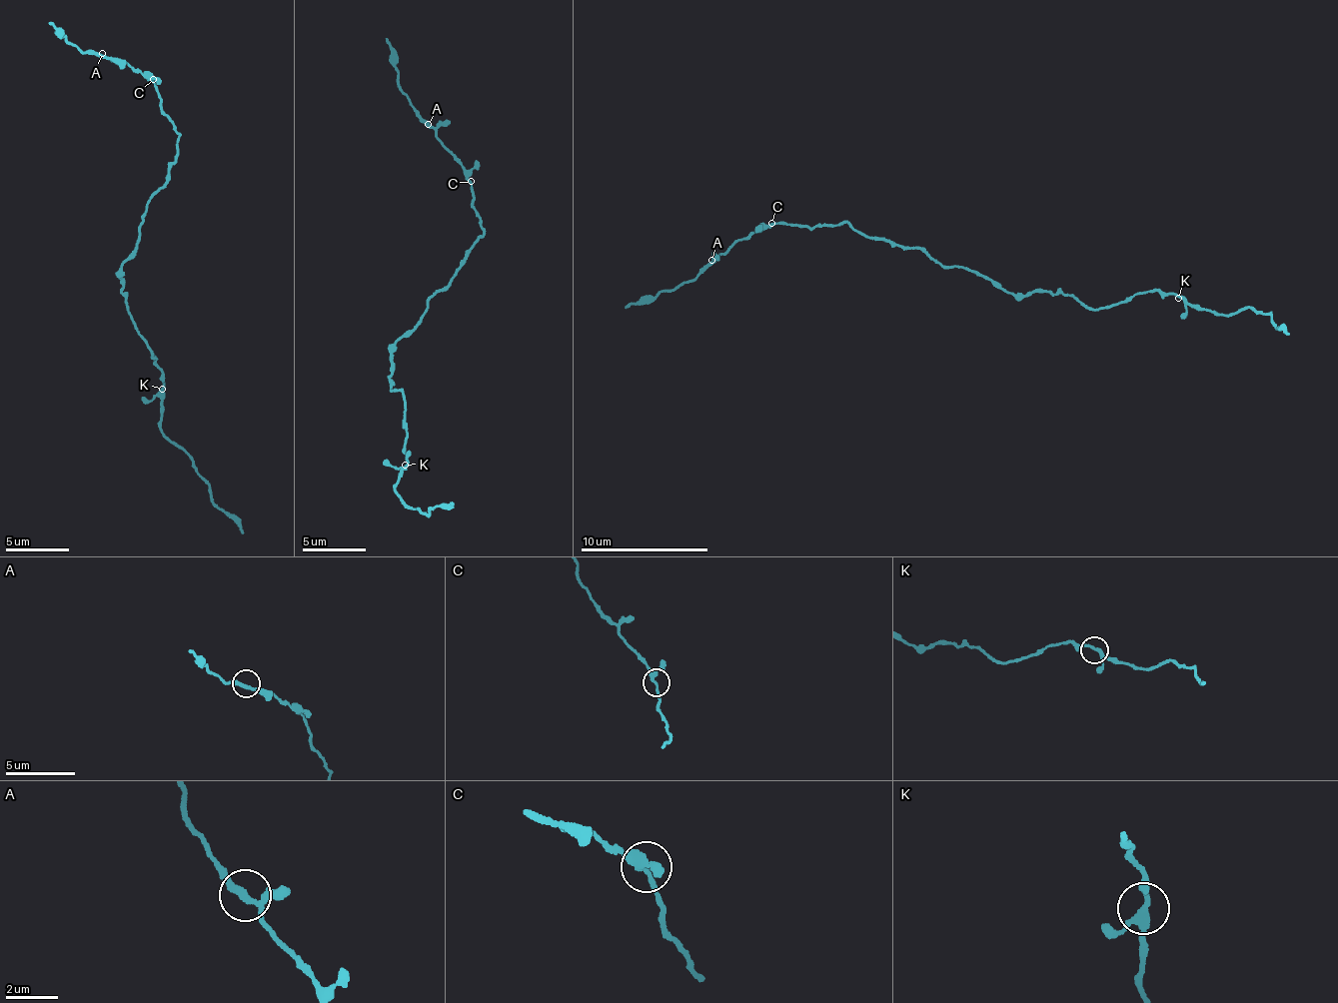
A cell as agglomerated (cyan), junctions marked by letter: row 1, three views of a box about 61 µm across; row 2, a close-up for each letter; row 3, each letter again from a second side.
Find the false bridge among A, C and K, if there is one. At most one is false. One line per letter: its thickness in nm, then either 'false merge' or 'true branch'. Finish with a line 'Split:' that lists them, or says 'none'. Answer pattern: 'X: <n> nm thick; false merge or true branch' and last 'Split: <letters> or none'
A: 200 nm thick; true branch
C: 240 nm thick; true branch
K: 200 nm thick; true branch
Split: none

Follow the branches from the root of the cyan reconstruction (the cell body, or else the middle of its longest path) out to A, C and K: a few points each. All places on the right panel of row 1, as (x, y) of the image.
A: (980, 273), (971, 274), (960, 266), (934, 264), (923, 252), (865, 238), (845, 223), (759, 228), (711, 260)
C: (980, 273), (971, 274), (960, 266), (934, 264), (923, 252), (865, 238), (845, 223), (793, 227), (771, 223)
K: (980, 273), (1012, 293), (1066, 293), (1078, 304), (1095, 309), (1111, 308), (1152, 290), (1177, 297)

